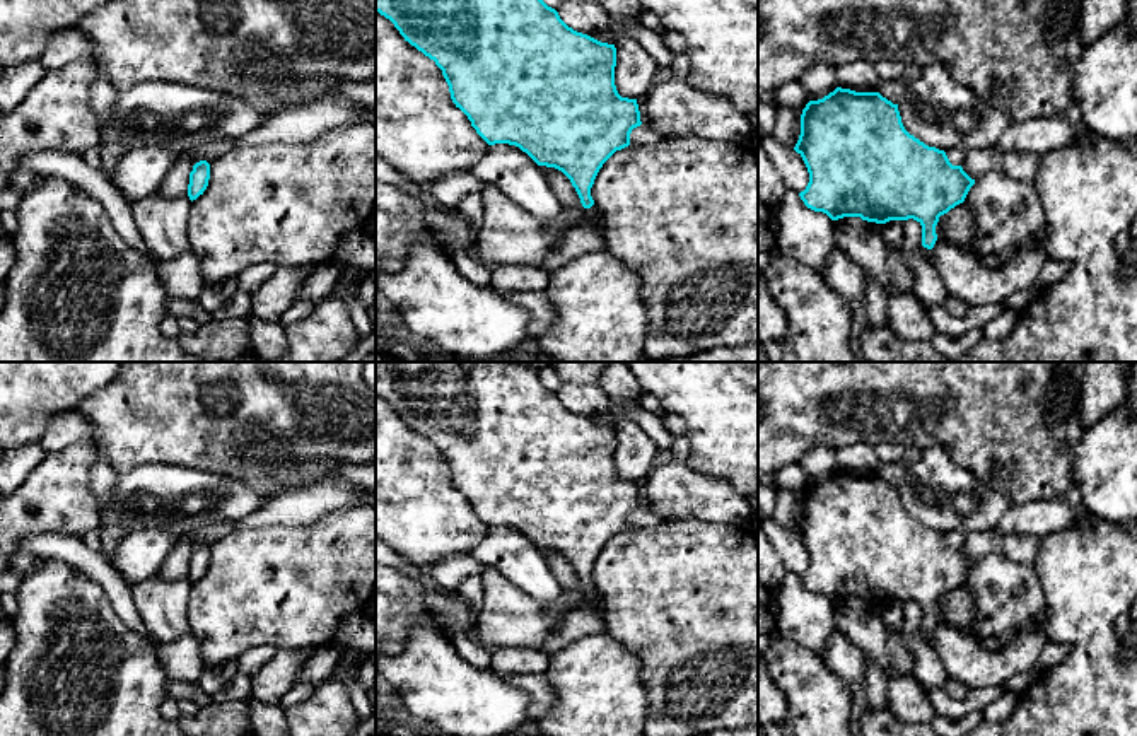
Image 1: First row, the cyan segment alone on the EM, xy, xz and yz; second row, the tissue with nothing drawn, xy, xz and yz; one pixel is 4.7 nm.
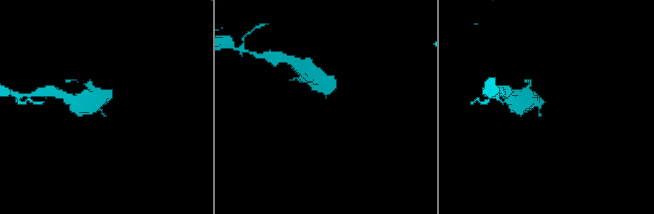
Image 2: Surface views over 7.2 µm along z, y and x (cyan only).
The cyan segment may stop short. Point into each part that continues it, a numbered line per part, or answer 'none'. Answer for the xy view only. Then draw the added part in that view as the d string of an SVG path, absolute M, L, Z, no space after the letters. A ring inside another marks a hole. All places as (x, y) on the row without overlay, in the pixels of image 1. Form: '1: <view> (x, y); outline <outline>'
none

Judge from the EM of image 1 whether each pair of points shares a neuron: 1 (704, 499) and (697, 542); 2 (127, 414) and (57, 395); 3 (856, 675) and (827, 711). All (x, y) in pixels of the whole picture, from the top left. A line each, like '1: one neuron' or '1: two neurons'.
1: two neurons
2: two neurons
3: two neurons

